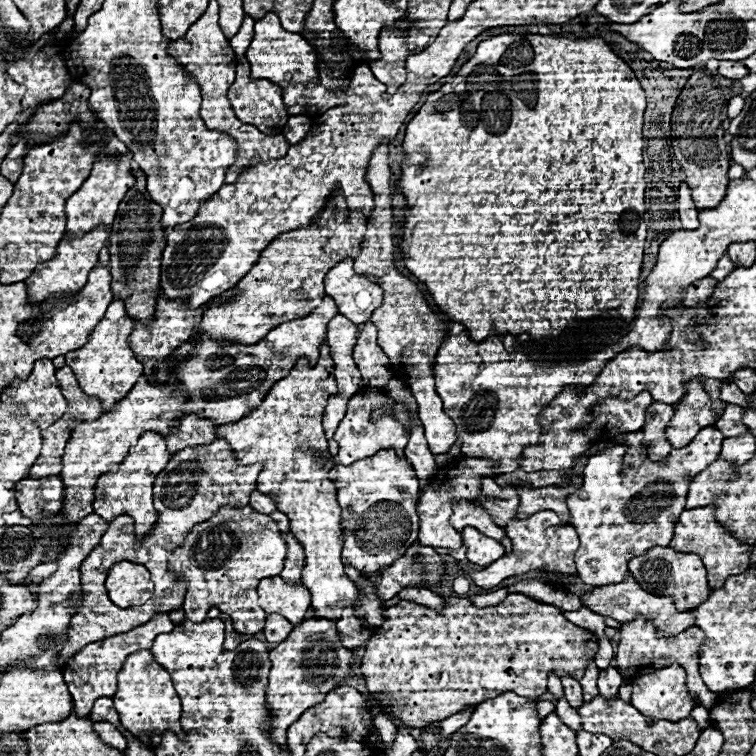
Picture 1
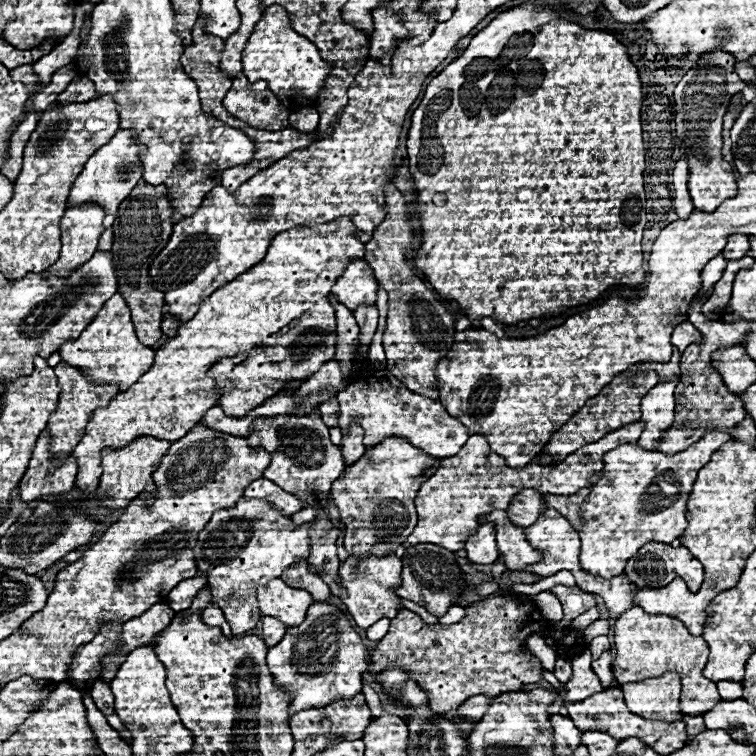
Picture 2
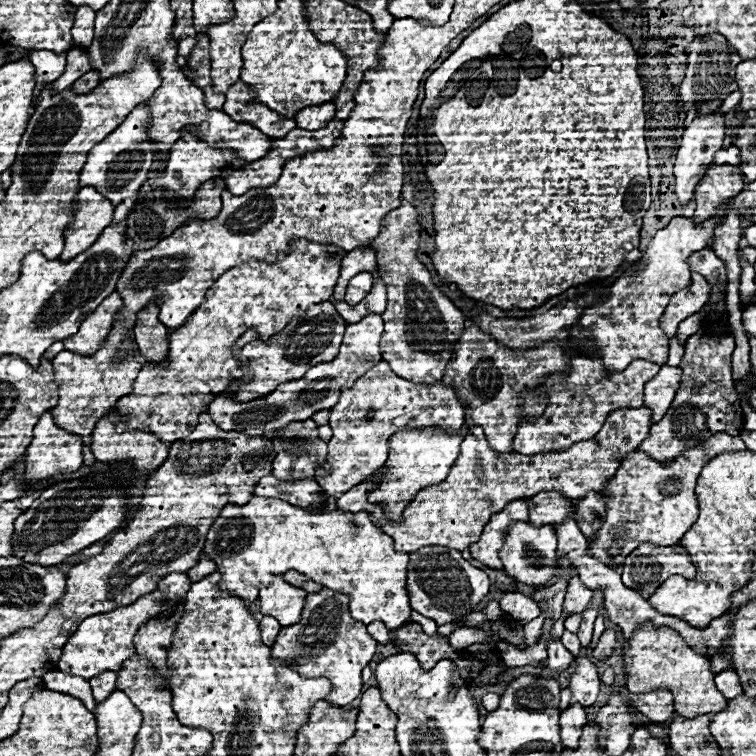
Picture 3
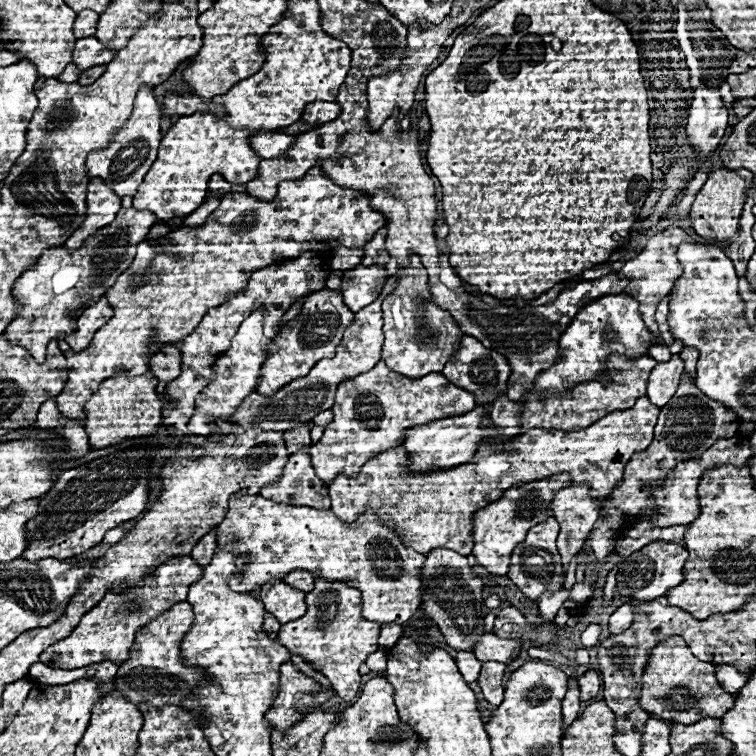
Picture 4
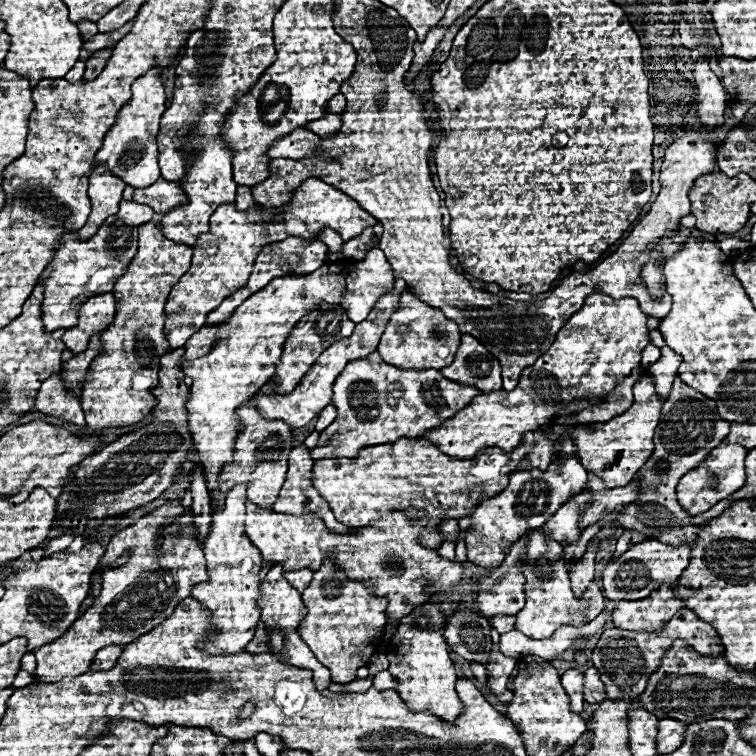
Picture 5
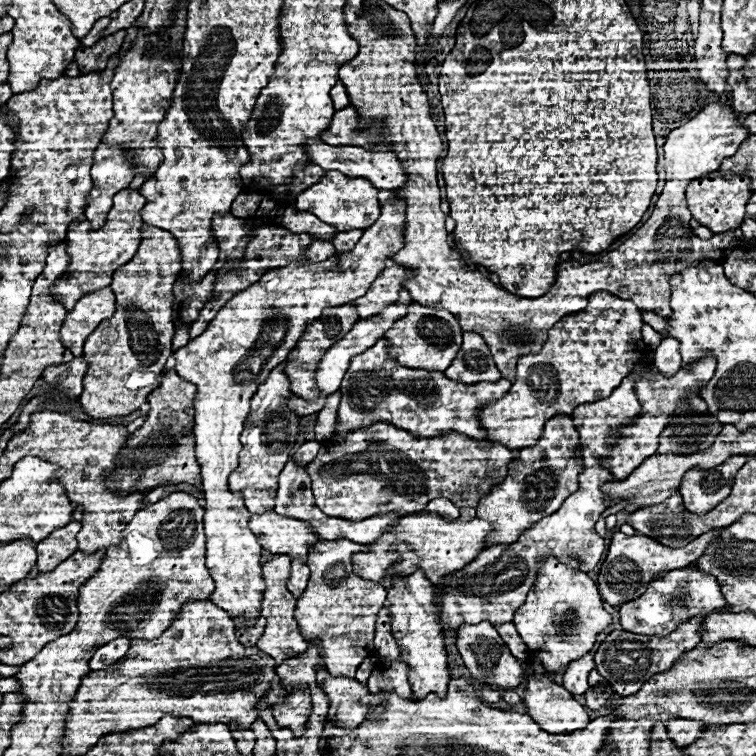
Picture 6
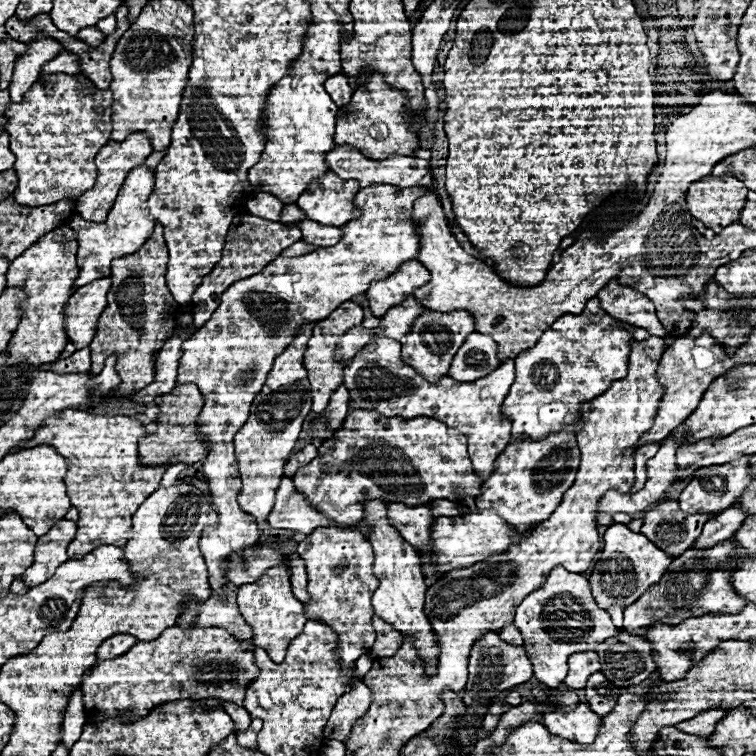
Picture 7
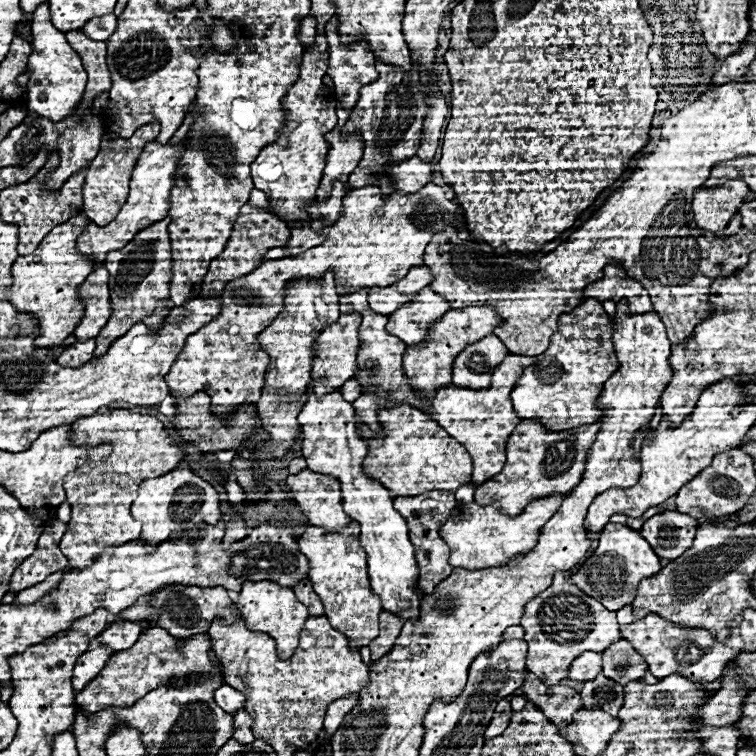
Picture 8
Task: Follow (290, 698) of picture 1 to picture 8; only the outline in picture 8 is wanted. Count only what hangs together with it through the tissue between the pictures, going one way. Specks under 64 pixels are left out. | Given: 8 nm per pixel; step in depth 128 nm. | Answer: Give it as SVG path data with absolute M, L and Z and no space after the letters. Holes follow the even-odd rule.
M350 522L348 528L338 532L308 526L298 544L300 552L310 558L310 582L324 604L324 614L330 624L348 638L352 648L360 650L362 646L368 646L378 634L378 614L382 610L382 602L370 588L366 552L360 546L360 524Z

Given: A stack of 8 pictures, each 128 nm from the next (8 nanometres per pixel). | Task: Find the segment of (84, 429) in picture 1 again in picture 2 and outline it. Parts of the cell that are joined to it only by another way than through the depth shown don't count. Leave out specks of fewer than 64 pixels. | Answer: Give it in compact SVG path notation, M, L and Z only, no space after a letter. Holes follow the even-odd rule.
M349 217L278 233L262 262L200 302L196 316L182 324L176 336L168 338L156 350L154 364L138 382L126 392L120 392L106 408L98 408L92 414L82 440L74 448L78 460L76 484L86 494L94 492L92 488L98 486L100 478L100 450L104 450L104 446L126 446L126 442L138 436L154 436L164 442L176 442L186 436L219 399L211 393L213 389L200 388L200 378L206 376L220 358L236 356L258 346L264 338L280 332L294 318L302 316L316 300L326 298L344 268L364 256L364 244L356 240L356 234L358 228Z

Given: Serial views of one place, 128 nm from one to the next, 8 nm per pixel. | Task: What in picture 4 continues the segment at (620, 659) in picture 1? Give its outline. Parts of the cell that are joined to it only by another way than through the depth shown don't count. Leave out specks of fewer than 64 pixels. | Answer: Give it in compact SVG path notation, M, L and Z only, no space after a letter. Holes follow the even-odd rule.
M676 636L660 642L652 652L652 658L644 669L640 693L641 707L652 714L664 716L668 722L698 722L700 718L722 718L732 710L738 694L728 694L716 680L716 666L704 660L698 660L686 642Z

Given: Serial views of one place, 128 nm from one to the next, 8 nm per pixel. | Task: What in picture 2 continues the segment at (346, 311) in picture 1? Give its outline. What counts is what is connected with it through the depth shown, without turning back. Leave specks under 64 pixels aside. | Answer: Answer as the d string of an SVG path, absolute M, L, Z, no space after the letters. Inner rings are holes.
M352 260L344 274L336 280L332 292L336 298L350 310L360 304L374 304L376 302L376 278L372 276L370 266L364 260Z

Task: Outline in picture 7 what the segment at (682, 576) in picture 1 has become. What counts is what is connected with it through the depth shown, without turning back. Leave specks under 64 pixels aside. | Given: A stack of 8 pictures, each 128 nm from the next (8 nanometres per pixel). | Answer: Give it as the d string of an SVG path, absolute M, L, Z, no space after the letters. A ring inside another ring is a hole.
M734 506L732 510L720 512L716 518L712 518L704 524L704 530L702 530L702 534L694 546L706 548L706 546L714 546L716 542L728 540L734 532L740 530L740 526L746 518L748 518L748 514L740 506ZM612 524L604 532L604 548L588 578L592 596L596 598L598 606L604 610L610 606L630 606L652 584L660 582L670 562L672 558L666 556L660 548L656 548L648 538L644 538L644 534L632 532L626 524Z

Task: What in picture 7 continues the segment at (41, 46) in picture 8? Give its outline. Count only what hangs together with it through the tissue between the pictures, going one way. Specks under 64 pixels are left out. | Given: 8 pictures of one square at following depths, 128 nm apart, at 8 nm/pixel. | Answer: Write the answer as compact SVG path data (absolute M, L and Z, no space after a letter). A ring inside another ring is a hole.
M66 48L60 50L60 54L56 58L52 58L52 62L48 62L46 66L42 66L42 74L40 78L52 76L52 74L68 74L68 76L80 76L80 58L72 52L68 52Z

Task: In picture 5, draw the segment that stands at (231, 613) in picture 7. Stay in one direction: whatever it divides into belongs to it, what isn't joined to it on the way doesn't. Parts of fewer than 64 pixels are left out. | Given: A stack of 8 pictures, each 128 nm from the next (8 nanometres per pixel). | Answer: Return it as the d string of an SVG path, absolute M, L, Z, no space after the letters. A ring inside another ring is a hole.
M258 622L256 636L254 636L254 640L248 642L246 650L248 650L250 654L264 654L271 651L270 648L268 648L268 634L266 634L266 626L264 626L264 622Z

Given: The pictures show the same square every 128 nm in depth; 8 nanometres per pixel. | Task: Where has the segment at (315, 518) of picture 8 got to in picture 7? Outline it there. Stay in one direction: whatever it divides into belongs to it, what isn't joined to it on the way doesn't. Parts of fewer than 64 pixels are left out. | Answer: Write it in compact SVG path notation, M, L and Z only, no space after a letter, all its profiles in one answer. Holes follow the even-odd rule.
M376 410L350 412L334 454L314 458L308 466L298 468L292 480L314 508L336 524L358 524L364 518L364 506L360 506L364 498L408 502L408 506L436 498L460 502L464 496L476 498L482 486L472 470L464 434L428 416L404 420L382 416ZM358 476L364 476L364 480L358 480Z

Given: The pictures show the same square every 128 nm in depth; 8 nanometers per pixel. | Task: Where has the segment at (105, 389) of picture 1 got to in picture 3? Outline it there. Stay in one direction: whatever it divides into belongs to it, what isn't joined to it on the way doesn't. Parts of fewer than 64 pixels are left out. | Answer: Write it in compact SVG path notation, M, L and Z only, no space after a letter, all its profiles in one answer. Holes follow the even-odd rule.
M112 292L92 314L88 314L82 324L78 334L70 336L64 340L66 350L78 352L78 354L94 354L100 346L100 342L110 334L114 314L122 306L122 300L116 292Z

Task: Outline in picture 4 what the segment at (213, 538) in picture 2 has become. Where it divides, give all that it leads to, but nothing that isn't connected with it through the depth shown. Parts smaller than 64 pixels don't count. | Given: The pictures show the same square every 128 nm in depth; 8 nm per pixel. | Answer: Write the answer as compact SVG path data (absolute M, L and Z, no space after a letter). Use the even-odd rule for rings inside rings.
M242 494L240 498L230 498L230 508L224 518L224 522L218 526L218 546L222 550L236 550L236 554L252 554L250 566L238 576L238 584L232 584L234 590L240 592L252 592L260 584L268 580L280 580L272 578L284 578L292 570L308 570L314 576L332 578L348 582L350 586L356 586L362 592L362 614L364 618L372 618L380 624L404 624L408 622L414 612L420 608L422 602L422 580L420 580L420 568L424 566L426 556L410 550L402 544L398 534L386 526L384 522L368 522L368 520L356 520L356 522L340 522L332 512L308 508L308 506L284 506L276 502L268 502L262 496L248 496Z

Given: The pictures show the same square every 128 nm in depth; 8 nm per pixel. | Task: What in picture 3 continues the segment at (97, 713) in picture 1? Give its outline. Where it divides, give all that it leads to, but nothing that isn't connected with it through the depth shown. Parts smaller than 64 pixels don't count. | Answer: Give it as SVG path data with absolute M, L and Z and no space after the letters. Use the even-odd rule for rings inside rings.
M102 672L94 678L90 678L90 686L92 686L92 694L94 694L94 700L100 702L104 698L108 698L108 694L112 694L112 690L116 690L116 680L118 680L118 674L116 672Z

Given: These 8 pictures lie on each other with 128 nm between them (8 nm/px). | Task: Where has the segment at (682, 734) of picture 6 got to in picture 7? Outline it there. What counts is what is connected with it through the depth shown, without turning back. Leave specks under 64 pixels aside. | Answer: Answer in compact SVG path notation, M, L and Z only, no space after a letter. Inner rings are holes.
M712 708L712 710L706 710L702 714L690 718L688 722L680 722L676 728L678 730L684 730L686 734L708 734L710 736L714 732L716 724L720 722L722 714L724 714L724 710Z

